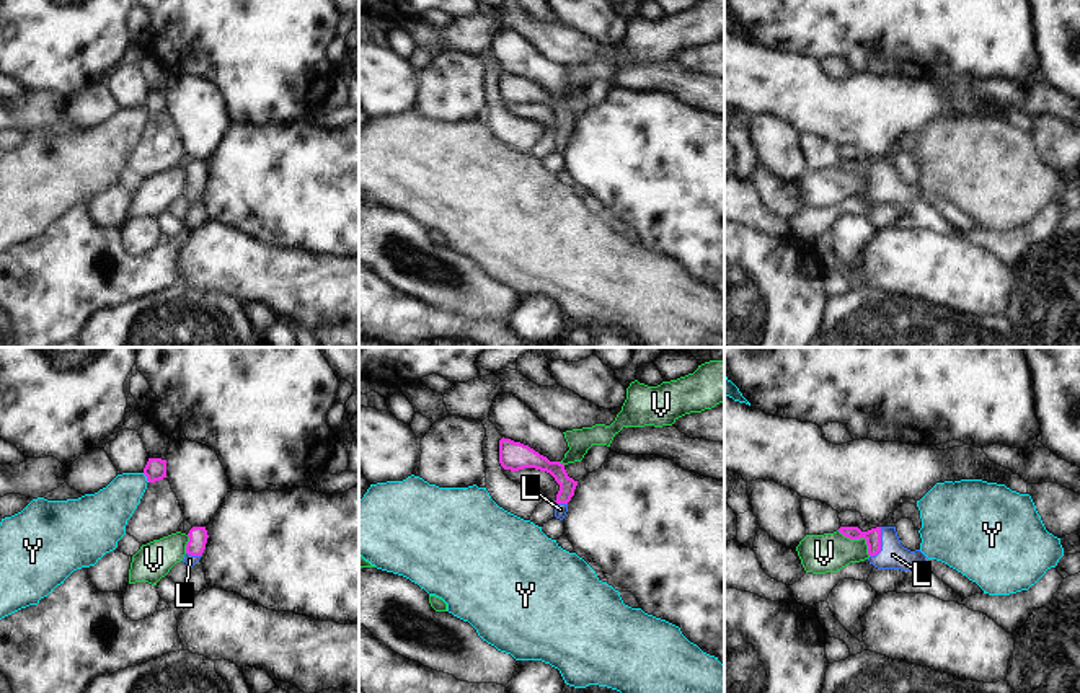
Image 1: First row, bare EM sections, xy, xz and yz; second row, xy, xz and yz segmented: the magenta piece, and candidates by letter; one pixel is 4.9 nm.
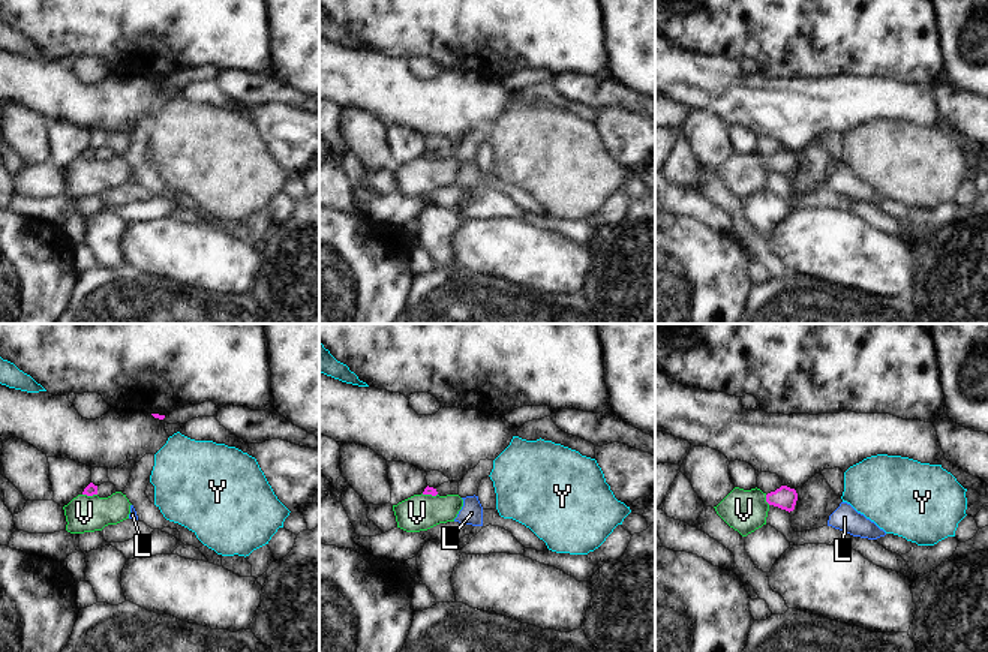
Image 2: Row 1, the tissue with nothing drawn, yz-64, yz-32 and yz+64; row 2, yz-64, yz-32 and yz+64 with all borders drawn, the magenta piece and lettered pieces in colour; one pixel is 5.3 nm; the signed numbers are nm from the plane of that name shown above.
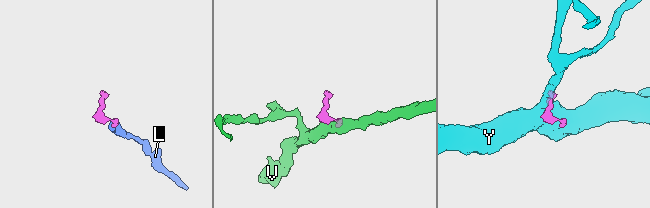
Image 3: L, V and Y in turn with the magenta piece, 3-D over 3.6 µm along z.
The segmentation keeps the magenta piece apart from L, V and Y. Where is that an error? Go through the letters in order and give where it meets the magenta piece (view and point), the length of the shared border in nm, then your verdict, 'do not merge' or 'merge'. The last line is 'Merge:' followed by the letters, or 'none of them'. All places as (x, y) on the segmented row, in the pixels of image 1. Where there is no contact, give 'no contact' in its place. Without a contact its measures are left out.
L: yz (880, 543) | 160 nm | merge
V: yz (858, 538) | 200 nm | do not merge
Y: xy (147, 478) | 60 nm | do not merge
Merge: L

